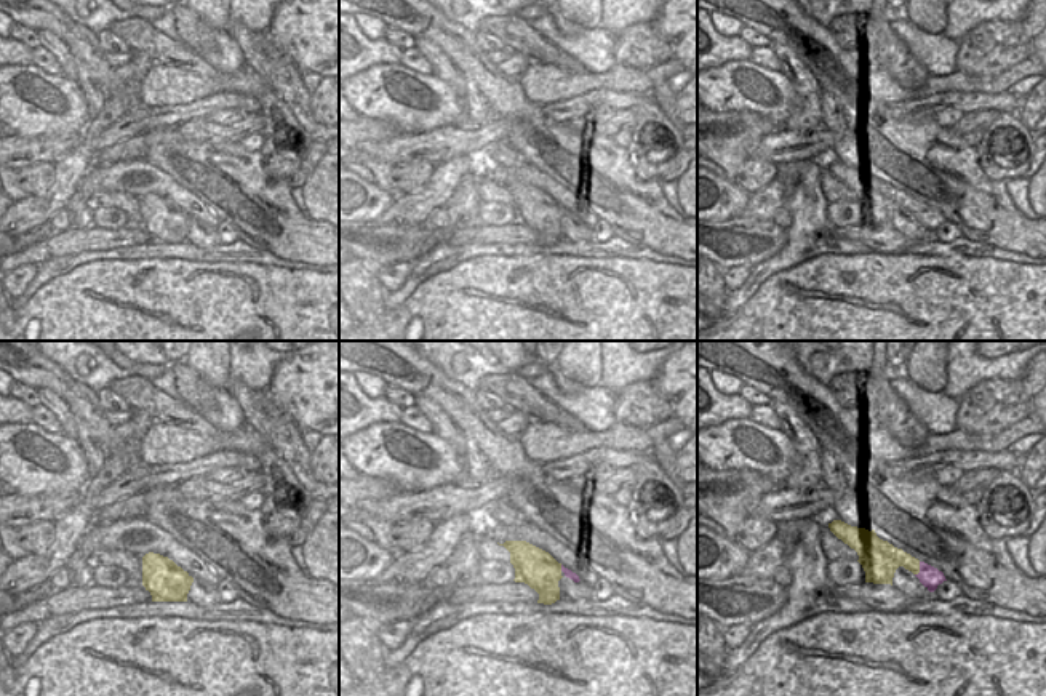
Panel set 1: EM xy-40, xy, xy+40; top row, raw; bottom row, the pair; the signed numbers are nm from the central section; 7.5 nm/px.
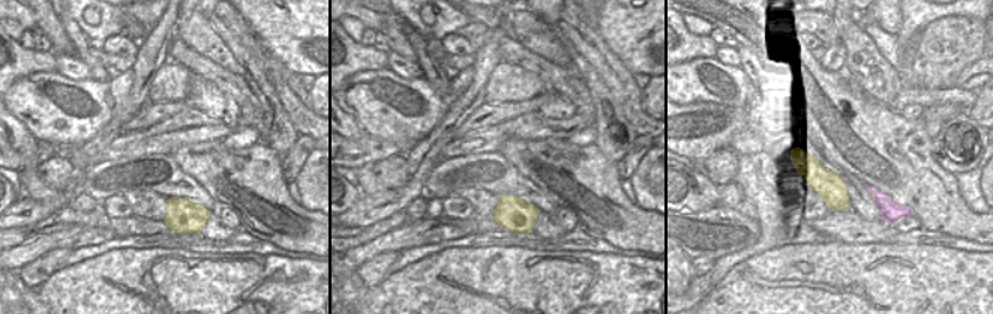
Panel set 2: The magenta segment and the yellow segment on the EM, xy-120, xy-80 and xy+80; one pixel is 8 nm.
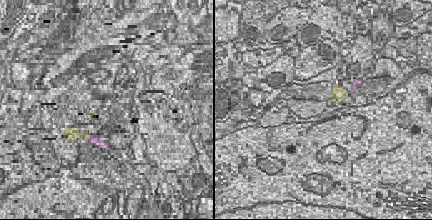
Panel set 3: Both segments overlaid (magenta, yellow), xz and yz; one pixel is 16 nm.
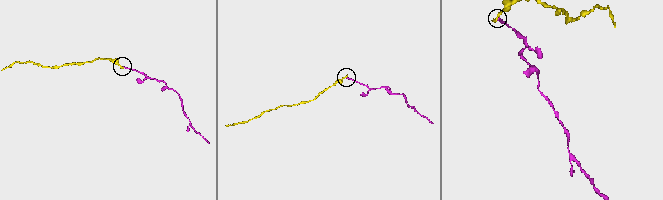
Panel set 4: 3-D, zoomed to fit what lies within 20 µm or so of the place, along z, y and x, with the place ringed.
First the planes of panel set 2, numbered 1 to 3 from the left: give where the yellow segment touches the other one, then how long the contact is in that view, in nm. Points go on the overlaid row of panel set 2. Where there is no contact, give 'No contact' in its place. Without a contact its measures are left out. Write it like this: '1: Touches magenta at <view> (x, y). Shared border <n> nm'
1: No contact
2: No contact
3: Touches magenta at xy+80 (875, 197). Shared border 60 nm.

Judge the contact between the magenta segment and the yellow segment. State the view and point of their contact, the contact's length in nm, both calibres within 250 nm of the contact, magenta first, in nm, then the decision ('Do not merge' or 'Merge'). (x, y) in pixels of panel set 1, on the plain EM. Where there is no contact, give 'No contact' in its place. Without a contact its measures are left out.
Touches magenta at xy+40 (920, 210). Shared border 110 nm. Thickness 160 nm (magenta) against 190 nm. Do not merge.

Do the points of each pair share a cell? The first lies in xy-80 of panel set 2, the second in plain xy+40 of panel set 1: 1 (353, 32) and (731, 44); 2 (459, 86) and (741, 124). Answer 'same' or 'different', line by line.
1: different
2: different

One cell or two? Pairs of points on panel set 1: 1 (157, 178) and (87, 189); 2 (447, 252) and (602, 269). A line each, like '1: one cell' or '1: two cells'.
1: one cell
2: two cells

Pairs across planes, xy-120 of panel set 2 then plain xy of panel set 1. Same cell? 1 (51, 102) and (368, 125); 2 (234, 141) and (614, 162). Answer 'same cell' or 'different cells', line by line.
1: different cells
2: different cells

